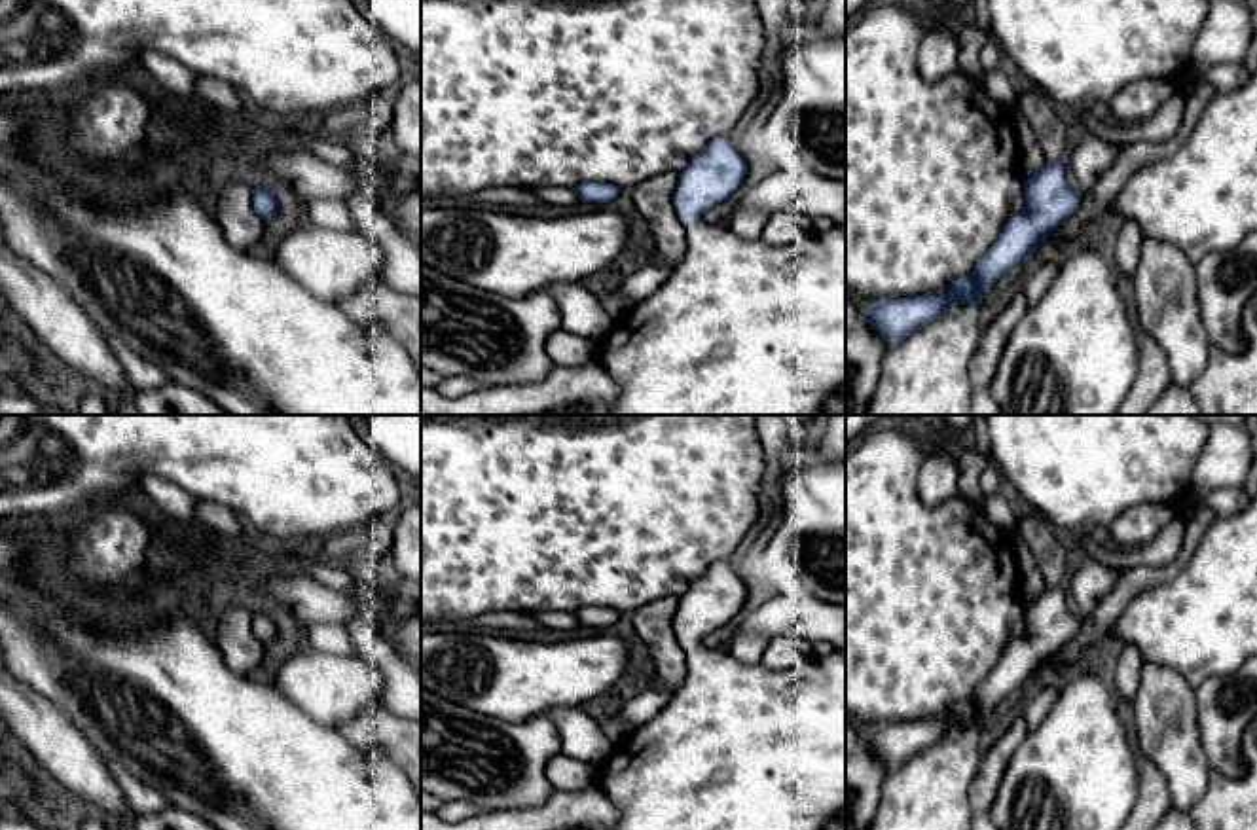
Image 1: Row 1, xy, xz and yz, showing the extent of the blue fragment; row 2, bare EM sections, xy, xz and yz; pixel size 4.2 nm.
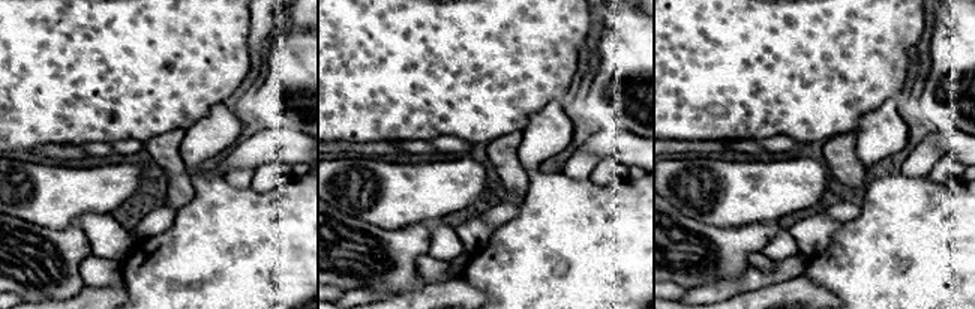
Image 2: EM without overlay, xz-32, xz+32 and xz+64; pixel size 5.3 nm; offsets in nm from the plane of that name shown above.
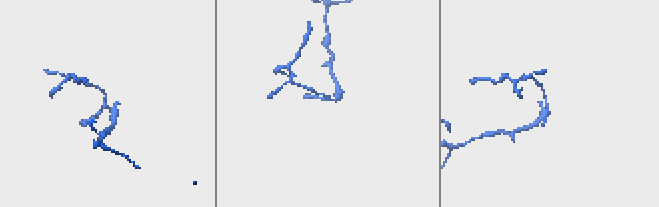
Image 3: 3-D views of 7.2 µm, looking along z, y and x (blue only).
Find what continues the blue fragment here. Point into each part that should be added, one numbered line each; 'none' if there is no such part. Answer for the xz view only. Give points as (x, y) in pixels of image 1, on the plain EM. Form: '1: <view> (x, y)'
1: xz (740, 747)

